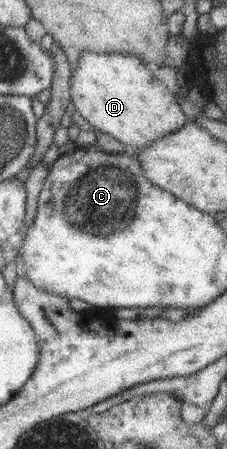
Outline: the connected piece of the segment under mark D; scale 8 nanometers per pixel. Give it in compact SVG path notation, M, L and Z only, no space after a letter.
M123 51L109 54L83 52L78 66L71 71L68 90L75 111L88 122L88 125L109 134L118 142L125 144L129 150L146 148L156 138L162 138L180 129L187 122L174 94L169 92L160 81L154 79L150 67Z

